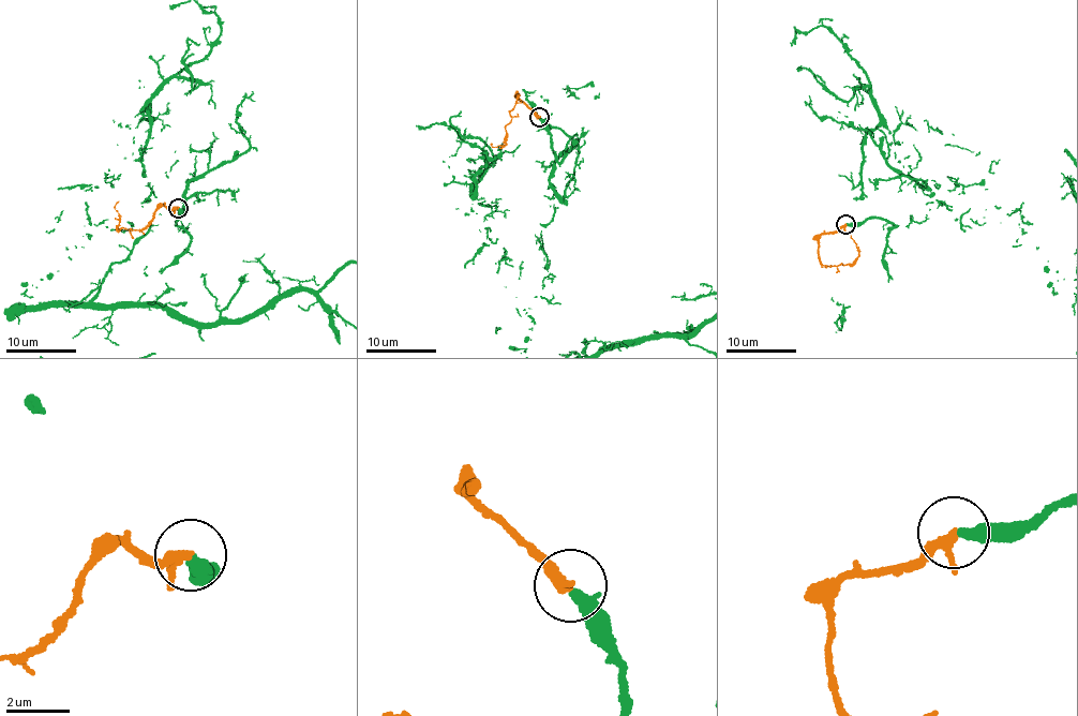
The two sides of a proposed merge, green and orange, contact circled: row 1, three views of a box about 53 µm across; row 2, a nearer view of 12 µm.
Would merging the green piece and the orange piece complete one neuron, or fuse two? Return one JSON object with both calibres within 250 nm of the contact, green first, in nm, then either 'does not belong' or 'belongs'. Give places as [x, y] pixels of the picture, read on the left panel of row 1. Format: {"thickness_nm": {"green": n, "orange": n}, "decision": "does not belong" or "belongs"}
{"thickness_nm": {"green": 380, "orange": 240}, "decision": "belongs"}

